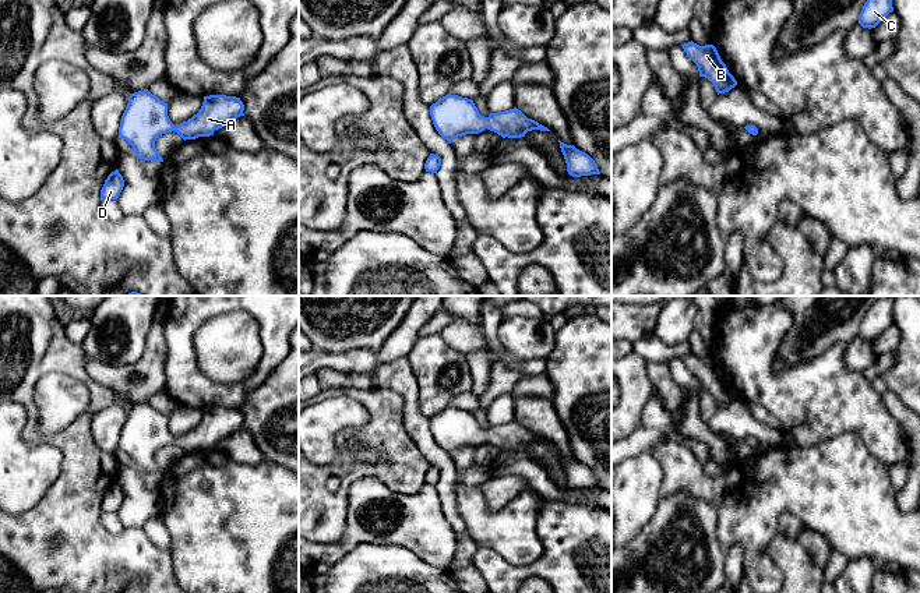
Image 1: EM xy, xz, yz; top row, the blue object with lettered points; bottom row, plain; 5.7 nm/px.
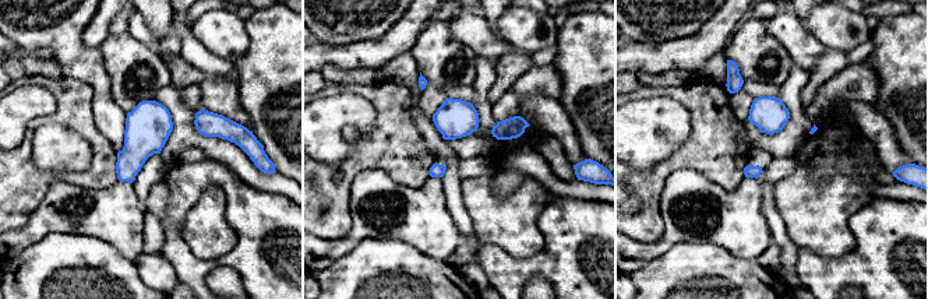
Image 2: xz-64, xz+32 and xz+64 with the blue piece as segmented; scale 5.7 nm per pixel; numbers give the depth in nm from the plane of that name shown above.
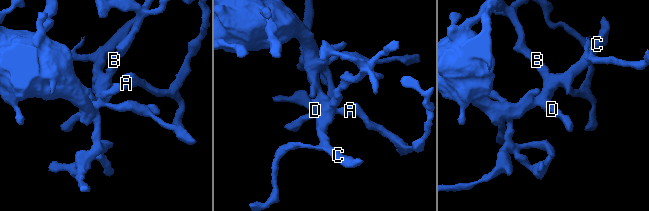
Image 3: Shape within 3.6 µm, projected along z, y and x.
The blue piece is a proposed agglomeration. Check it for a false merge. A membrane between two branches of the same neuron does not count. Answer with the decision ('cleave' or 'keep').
keep

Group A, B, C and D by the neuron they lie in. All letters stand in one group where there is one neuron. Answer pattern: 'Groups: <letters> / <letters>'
Groups: A B C D

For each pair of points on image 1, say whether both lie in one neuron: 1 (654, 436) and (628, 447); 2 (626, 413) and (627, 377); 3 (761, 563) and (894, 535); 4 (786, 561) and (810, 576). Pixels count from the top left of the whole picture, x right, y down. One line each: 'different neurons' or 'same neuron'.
1: same neuron
2: same neuron
3: same neuron
4: same neuron

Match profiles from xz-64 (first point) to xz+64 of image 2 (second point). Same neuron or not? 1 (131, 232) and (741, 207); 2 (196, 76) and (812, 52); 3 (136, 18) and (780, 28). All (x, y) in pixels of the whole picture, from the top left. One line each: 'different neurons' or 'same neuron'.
1: same neuron
2: different neurons
3: same neuron

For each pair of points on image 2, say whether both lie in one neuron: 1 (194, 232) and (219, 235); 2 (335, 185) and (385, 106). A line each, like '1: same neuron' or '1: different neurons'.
1: same neuron
2: same neuron

